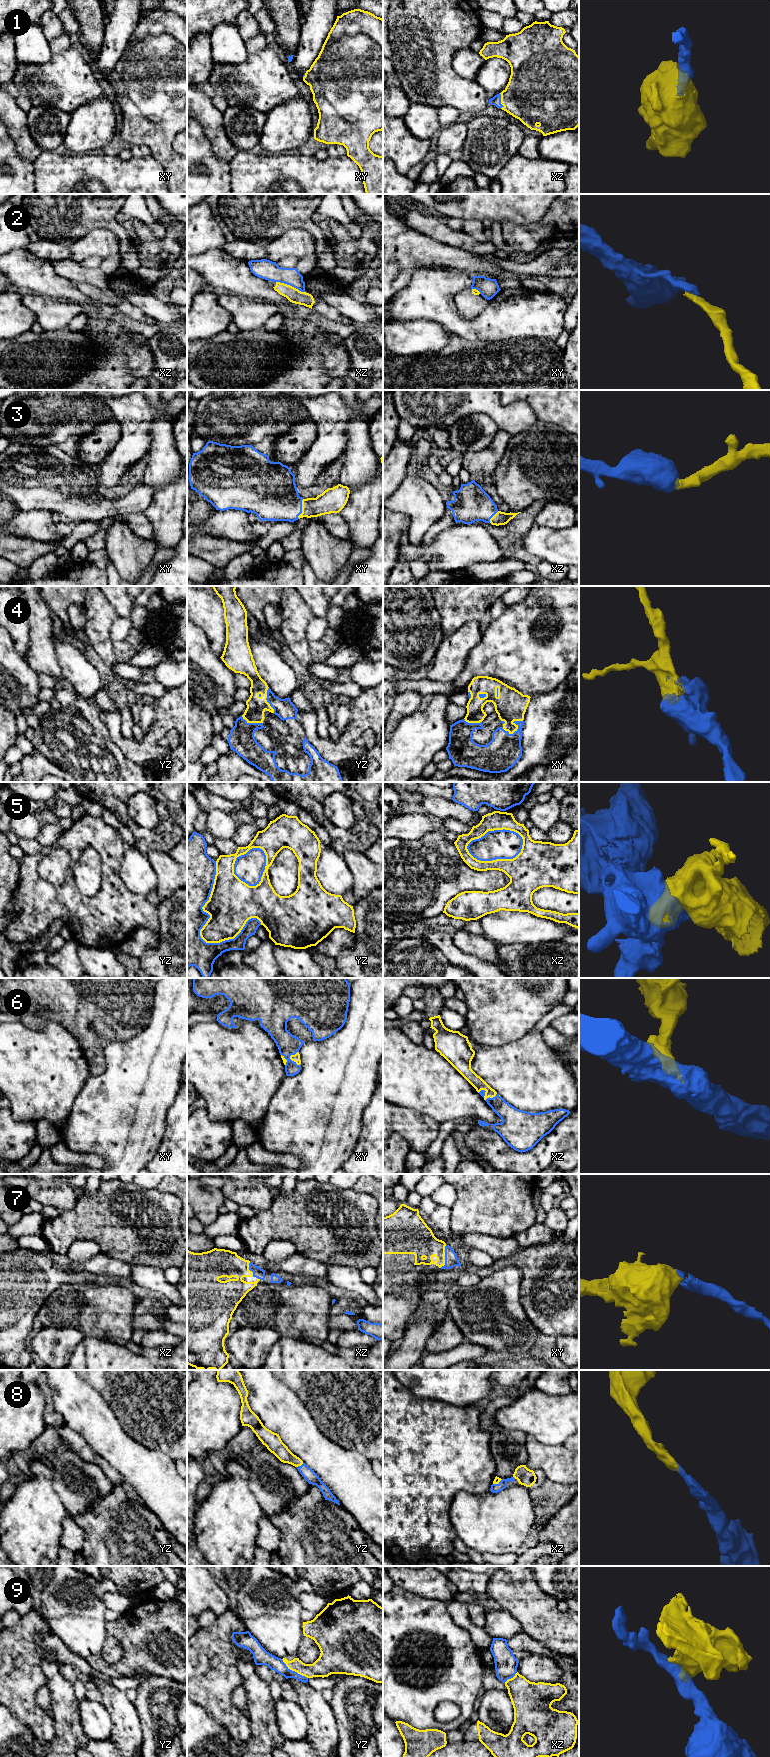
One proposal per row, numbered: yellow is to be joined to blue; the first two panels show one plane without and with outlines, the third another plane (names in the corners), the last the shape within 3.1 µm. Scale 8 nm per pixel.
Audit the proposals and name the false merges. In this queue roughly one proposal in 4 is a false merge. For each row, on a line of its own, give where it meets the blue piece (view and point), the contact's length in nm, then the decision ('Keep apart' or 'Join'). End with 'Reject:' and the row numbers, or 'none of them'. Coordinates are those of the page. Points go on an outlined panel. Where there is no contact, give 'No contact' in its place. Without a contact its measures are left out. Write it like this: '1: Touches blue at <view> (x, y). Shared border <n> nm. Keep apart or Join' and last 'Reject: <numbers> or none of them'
1: Touches blue at xz (500, 101). Shared border 130 nm. Join
2: Touches blue at xz (290, 285). Shared border 240 nm. Keep apart
3: Touches blue at xy (301, 509). Shared border 170 nm. Join
4: Touches blue at xy (517, 729). Shared border 180 nm. Join
5: Touches blue at yz (205, 902). Shared border 650 nm. Keep apart
6: Touches blue at xy (289, 1057). Shared border 120 nm. Join
7: Touches blue at xy (445, 1256). Shared border 200 nm. Join
8: Touches blue at yz (301, 1465). Shared border 70 nm. Join
9: Touches blue at yz (294, 1671). Shared border 260 nm. Keep apart
Reject: 2, 5, 9

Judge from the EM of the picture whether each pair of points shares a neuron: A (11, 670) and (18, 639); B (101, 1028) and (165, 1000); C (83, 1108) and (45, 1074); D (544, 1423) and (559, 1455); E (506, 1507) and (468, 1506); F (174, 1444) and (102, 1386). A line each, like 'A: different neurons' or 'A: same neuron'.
A: different neurons
B: different neurons
C: different neurons
D: different neurons
E: same neuron
F: different neurons

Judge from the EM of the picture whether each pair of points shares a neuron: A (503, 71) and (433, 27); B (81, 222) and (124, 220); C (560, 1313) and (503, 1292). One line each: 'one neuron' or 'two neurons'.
A: two neurons
B: two neurons
C: two neurons

